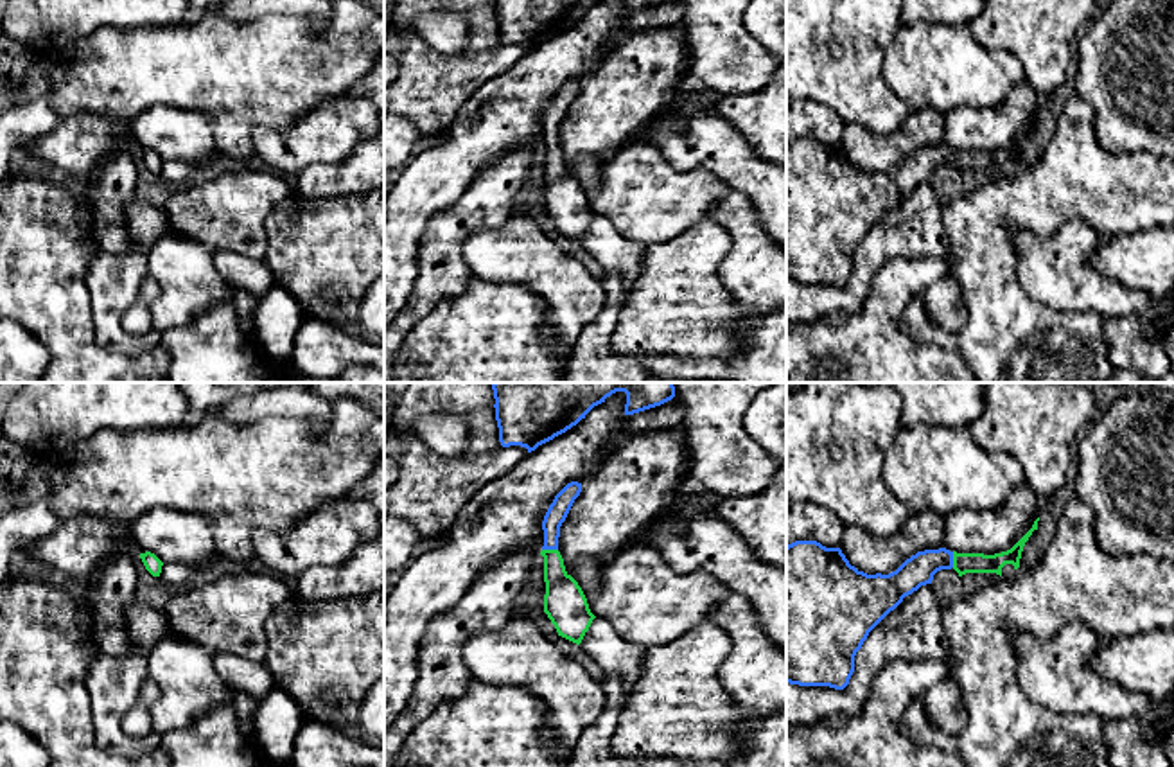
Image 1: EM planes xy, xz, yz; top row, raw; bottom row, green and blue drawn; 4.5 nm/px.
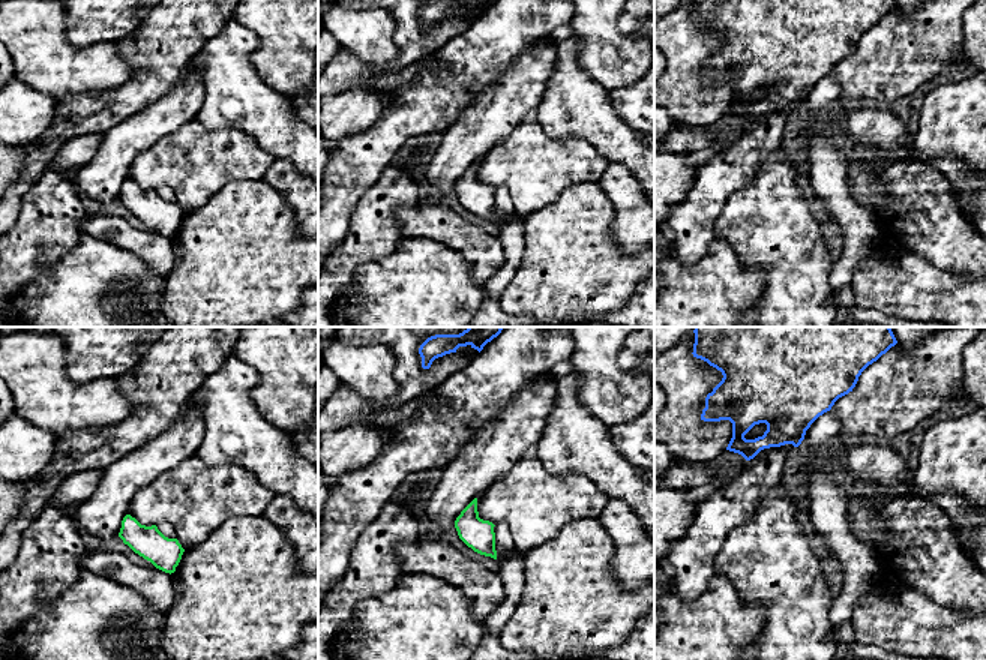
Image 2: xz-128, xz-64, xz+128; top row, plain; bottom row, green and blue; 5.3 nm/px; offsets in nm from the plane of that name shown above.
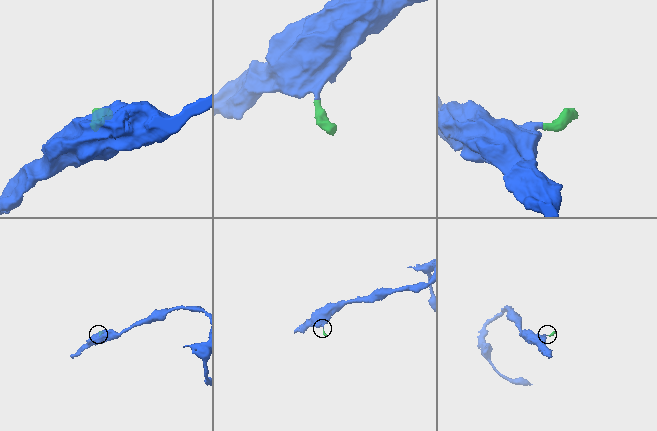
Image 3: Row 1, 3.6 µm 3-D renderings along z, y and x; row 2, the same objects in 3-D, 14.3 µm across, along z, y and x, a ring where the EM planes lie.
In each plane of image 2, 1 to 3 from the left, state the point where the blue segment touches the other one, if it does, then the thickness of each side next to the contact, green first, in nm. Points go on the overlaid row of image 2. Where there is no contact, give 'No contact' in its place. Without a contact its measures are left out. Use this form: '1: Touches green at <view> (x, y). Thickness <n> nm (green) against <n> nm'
1: No contact
2: No contact
3: No contact

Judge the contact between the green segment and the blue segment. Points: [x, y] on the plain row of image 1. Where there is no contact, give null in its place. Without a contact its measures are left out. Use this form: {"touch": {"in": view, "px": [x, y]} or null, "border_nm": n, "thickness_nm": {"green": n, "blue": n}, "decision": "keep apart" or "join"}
{"touch": {"in": "xz", "px": [550, 148]}, "border_nm": 70, "thickness_nm": {"green": 190, "blue": 90}, "decision": "join"}

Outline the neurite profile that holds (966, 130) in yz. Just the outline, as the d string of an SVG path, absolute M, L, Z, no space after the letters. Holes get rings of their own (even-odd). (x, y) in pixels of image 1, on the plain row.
M1029 81L1009 92L1002 108L957 108L946 113L944 145L994 153L1011 147L1043 111L1045 95Z

